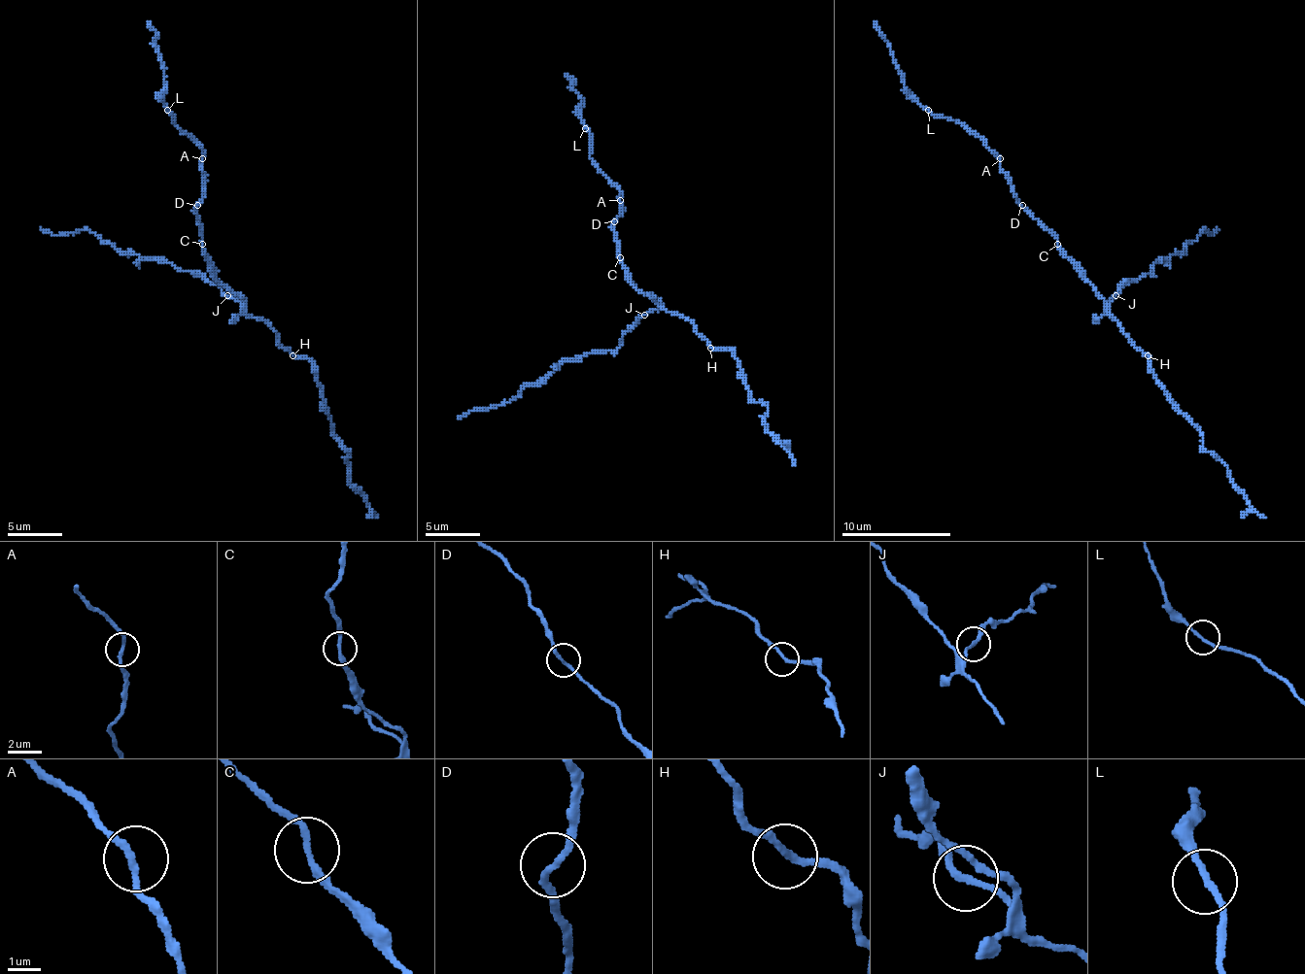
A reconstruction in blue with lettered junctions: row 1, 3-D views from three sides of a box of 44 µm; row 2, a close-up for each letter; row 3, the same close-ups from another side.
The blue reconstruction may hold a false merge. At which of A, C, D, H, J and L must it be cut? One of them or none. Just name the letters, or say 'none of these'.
L

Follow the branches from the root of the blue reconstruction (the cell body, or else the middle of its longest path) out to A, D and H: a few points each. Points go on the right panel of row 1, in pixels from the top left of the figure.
A: (1085, 279), (1085, 274), (1066, 254), (1057, 241), (1019, 202), (1009, 175), (1000, 167), (1000, 158)
D: (1085, 279), (1085, 274), (1066, 254), (1057, 241), (1022, 205)
H: (1085, 279), (1104, 301), (1104, 309), (1126, 337), (1148, 355)

